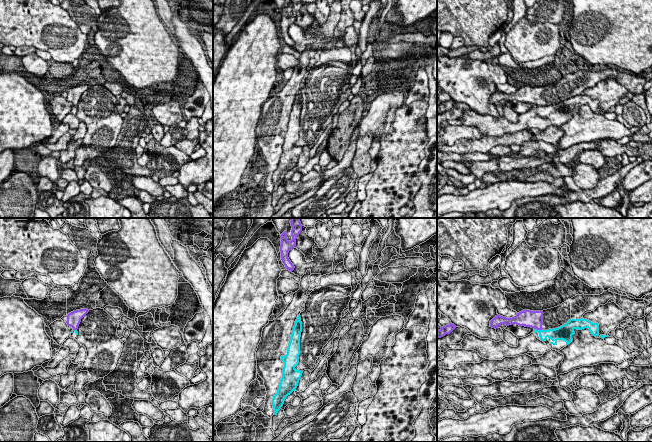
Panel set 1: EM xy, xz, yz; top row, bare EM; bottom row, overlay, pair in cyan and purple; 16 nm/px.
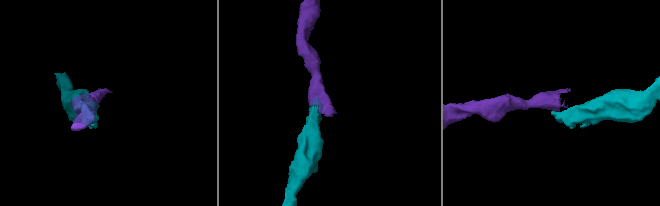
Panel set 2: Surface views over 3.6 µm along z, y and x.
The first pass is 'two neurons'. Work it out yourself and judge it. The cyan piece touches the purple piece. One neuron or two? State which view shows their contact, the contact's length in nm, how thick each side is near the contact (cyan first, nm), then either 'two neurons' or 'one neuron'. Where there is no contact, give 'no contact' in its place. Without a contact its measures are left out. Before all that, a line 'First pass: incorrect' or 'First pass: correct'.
First pass: correct
contact in yz; length 130 nm; calibres 190 and 280 nm; two neurons

